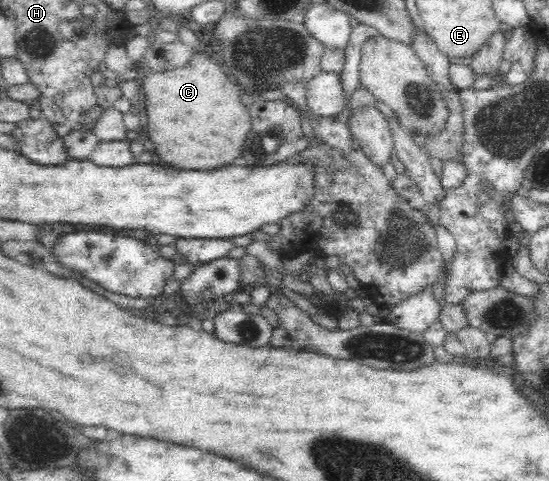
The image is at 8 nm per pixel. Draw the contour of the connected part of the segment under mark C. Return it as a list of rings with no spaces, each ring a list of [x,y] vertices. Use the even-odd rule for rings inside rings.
[[[207,48],[193,52],[192,57],[189,58],[185,66],[156,73],[147,72],[145,78],[141,80],[141,92],[145,96],[145,100],[142,103],[143,105],[145,104],[145,112],[147,113],[147,134],[149,140],[155,145],[155,153],[152,158],[158,162],[181,170],[215,170],[221,166],[231,165],[237,159],[237,156],[243,152],[244,140],[251,132],[252,126],[248,108],[241,103],[243,91],[224,73],[220,61]]]

